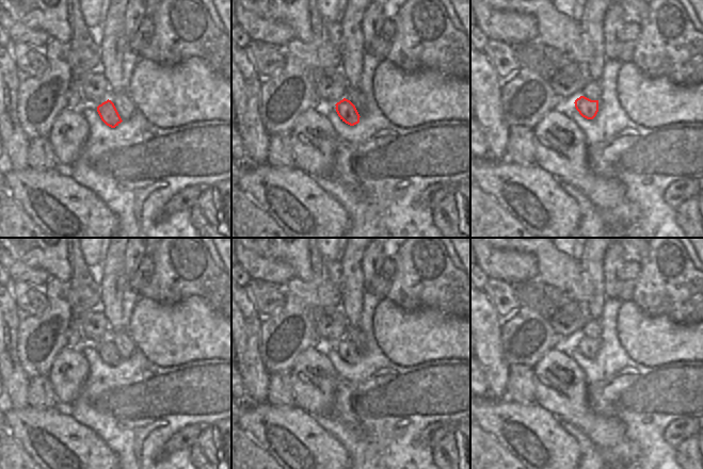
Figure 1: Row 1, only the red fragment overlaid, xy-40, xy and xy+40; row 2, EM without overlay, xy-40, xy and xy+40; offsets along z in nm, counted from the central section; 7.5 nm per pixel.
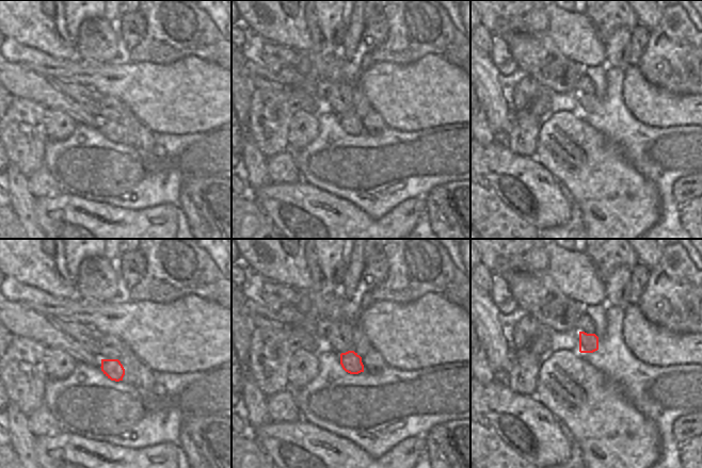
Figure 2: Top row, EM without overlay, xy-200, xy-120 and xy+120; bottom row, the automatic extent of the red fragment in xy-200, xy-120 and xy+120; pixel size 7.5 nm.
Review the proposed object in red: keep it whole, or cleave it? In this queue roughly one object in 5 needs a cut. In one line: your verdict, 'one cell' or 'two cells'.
one cell

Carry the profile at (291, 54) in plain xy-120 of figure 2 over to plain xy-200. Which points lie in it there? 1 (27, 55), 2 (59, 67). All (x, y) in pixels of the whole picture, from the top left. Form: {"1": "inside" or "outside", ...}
{"1": "inside", "2": "inside"}

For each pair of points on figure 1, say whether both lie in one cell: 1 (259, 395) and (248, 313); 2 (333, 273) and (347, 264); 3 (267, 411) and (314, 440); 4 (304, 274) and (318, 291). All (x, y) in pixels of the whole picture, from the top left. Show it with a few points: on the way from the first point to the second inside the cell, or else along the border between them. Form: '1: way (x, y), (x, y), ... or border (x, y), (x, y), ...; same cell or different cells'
1: way (255, 375), (249, 362), (249, 334); same cell
2: border (338, 261), (340, 285); different cells
3: way (278, 423), (288, 427), (302, 440); same cell
4: border (309, 255), (312, 277), (303, 281); different cells

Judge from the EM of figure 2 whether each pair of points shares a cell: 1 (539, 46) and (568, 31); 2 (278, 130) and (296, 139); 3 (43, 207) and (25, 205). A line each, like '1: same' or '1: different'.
1: different
2: different
3: different

